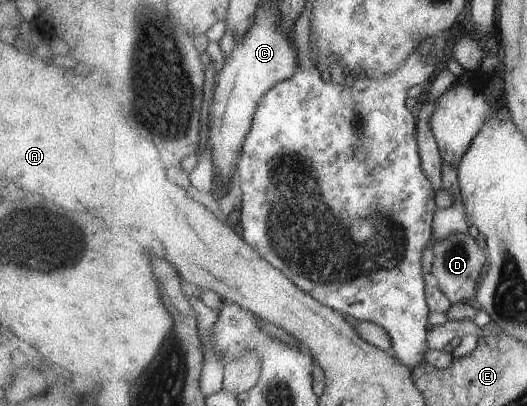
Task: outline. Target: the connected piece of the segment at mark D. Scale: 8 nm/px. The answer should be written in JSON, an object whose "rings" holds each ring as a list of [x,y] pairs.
{"rings":[[[454,233],[447,239],[438,241],[433,248],[435,257],[432,261],[432,274],[439,282],[439,287],[450,299],[450,305],[466,302],[474,298],[479,289],[478,278],[482,277],[488,264],[486,250],[478,246],[478,242],[468,233]]]}

